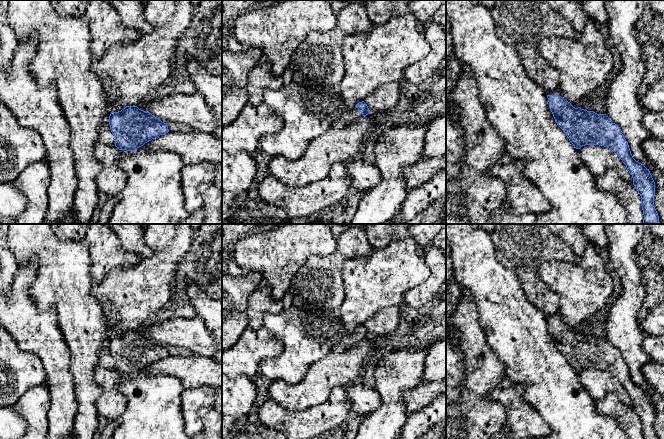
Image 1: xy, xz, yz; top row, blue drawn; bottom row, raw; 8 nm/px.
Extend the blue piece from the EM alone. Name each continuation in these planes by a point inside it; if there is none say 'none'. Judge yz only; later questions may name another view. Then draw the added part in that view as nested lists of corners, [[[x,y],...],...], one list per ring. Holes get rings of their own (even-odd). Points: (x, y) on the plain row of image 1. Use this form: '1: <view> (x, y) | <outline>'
1: yz (556, 315) | [[[555,311],[553,314],[549,315],[547,319],[558,319],[563,321],[563,317],[559,311]]]

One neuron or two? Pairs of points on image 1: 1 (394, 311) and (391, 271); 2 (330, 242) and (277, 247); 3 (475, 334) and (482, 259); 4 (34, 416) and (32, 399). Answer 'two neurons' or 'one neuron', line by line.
1: two neurons
2: one neuron
3: two neurons
4: one neuron

